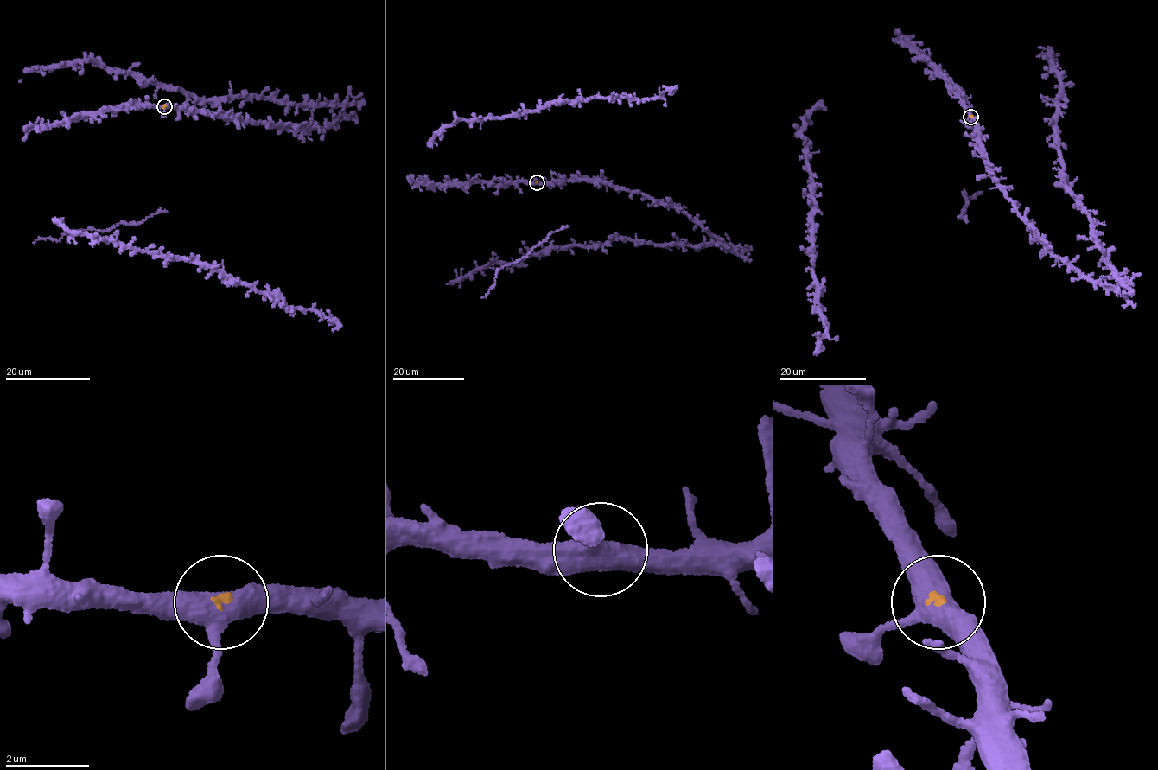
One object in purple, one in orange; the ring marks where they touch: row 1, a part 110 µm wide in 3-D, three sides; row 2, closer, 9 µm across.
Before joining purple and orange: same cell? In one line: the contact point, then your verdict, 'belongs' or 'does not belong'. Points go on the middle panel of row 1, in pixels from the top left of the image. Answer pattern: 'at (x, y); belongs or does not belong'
at (537, 182); does not belong

